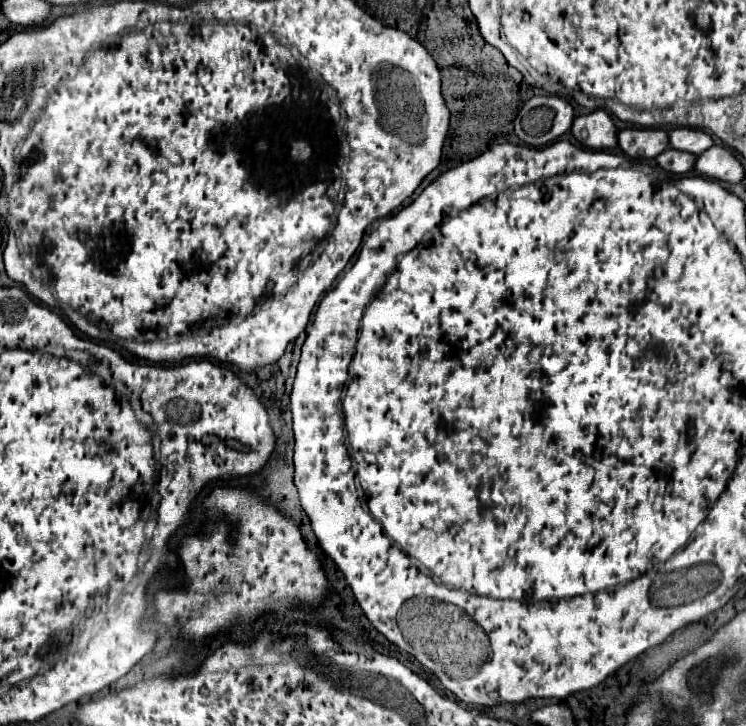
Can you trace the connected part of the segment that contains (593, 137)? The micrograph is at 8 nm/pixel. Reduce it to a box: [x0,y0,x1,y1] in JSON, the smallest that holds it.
[571,110,617,150]

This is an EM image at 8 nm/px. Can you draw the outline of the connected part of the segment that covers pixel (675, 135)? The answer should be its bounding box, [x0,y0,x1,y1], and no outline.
[669,128,713,154]

